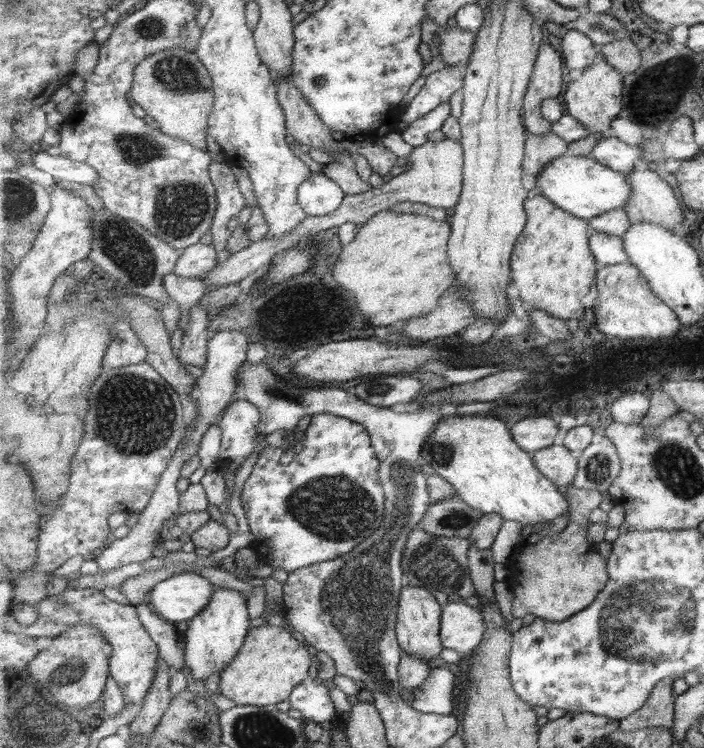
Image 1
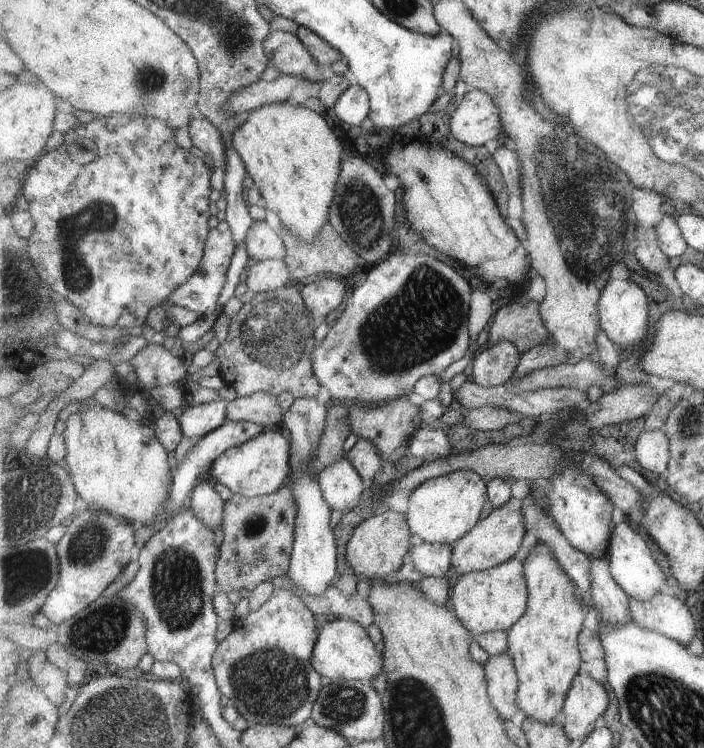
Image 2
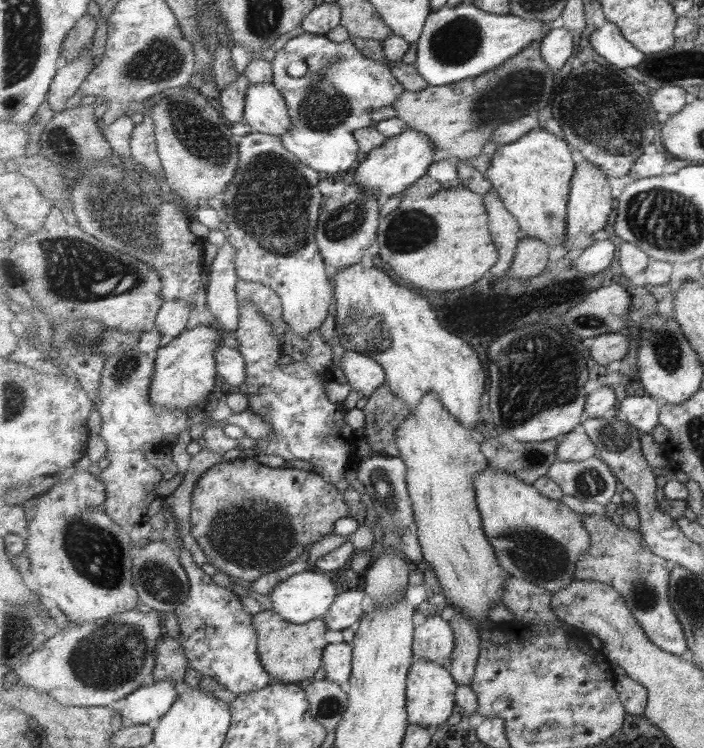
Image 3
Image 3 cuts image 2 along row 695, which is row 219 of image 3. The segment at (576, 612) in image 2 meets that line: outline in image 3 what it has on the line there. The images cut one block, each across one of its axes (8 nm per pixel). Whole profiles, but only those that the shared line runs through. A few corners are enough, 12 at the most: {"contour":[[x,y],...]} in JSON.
{"contour":[[545,128],[486,172],[528,236],[567,239],[572,148]]}

